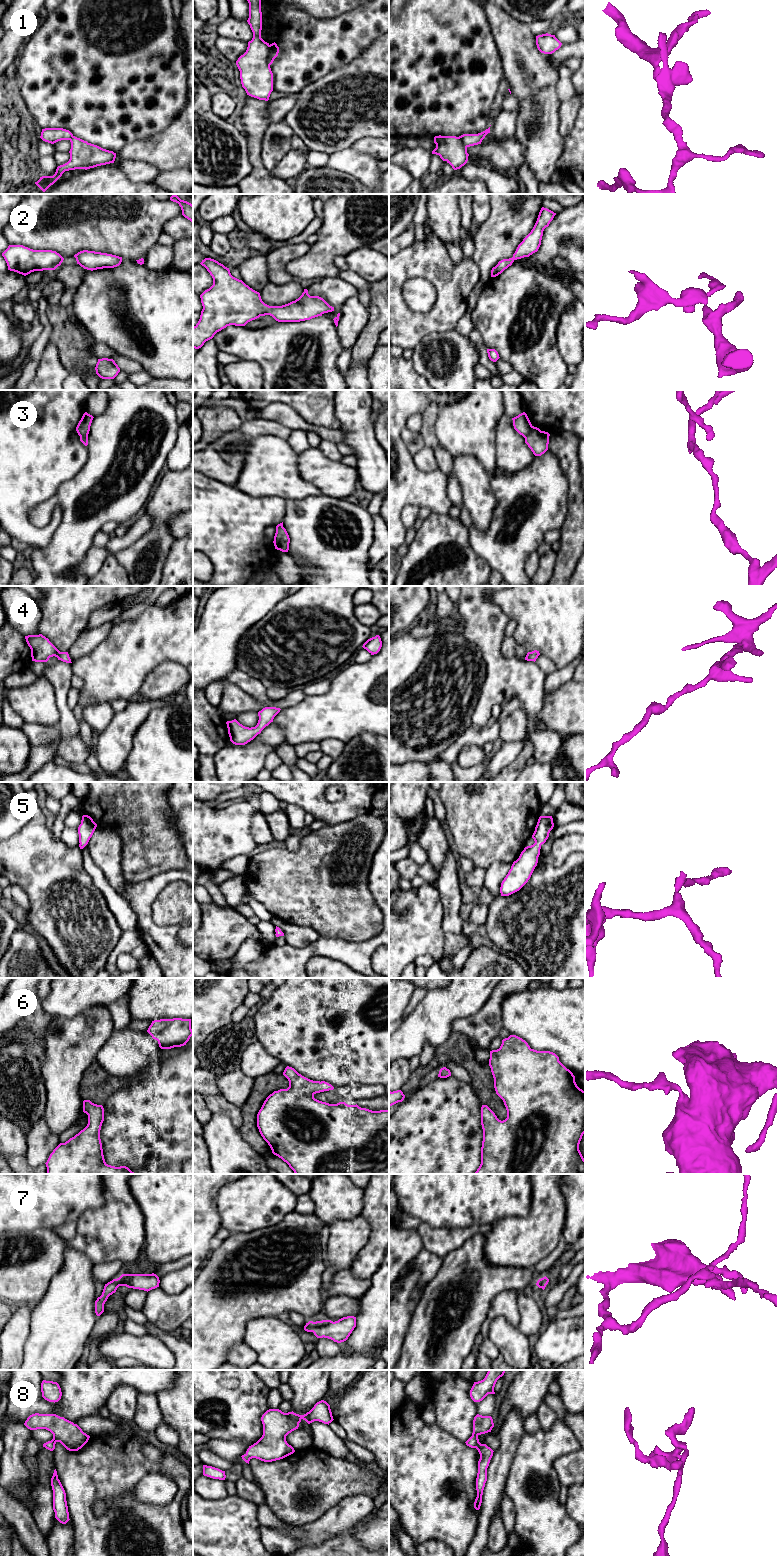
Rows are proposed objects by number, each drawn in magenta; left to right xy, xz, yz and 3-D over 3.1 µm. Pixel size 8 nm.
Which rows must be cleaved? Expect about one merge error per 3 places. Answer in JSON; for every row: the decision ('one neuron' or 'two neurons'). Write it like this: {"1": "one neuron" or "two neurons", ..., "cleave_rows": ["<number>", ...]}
{"1": "two neurons", "2": "one neuron", "3": "two neurons", "4": "one neuron", "5": "one neuron", "6": "one neuron", "7": "one neuron", "8": "one neuron", "cleave_rows": ["1", "3"]}

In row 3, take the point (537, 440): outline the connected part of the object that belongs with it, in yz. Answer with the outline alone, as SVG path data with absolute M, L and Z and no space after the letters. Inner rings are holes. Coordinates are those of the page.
M532 426L531 431L525 437L525 443L535 456L541 456L548 450L550 434Z

